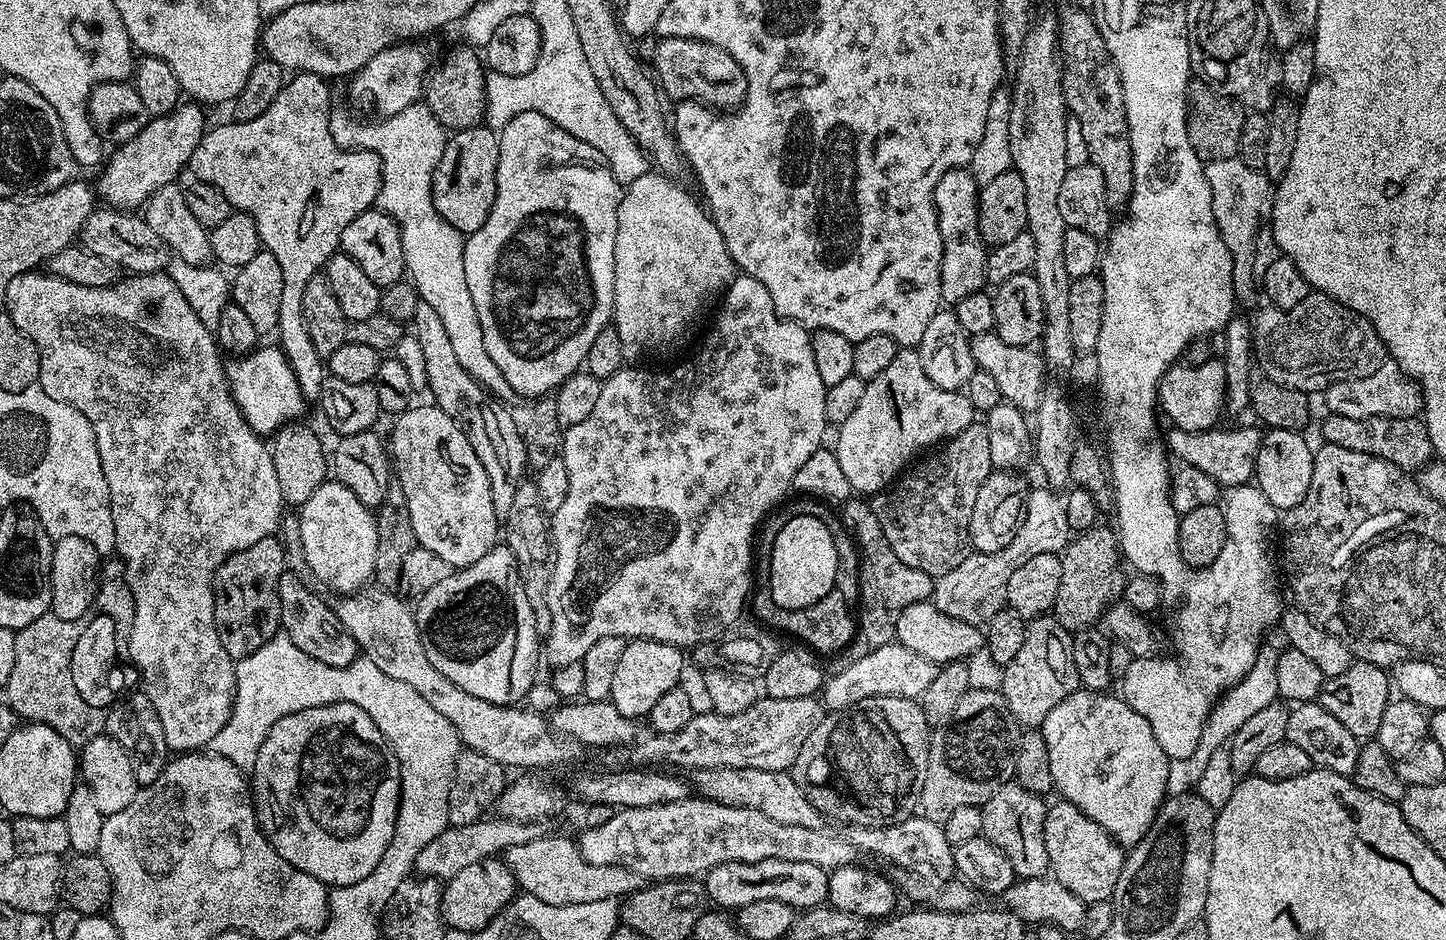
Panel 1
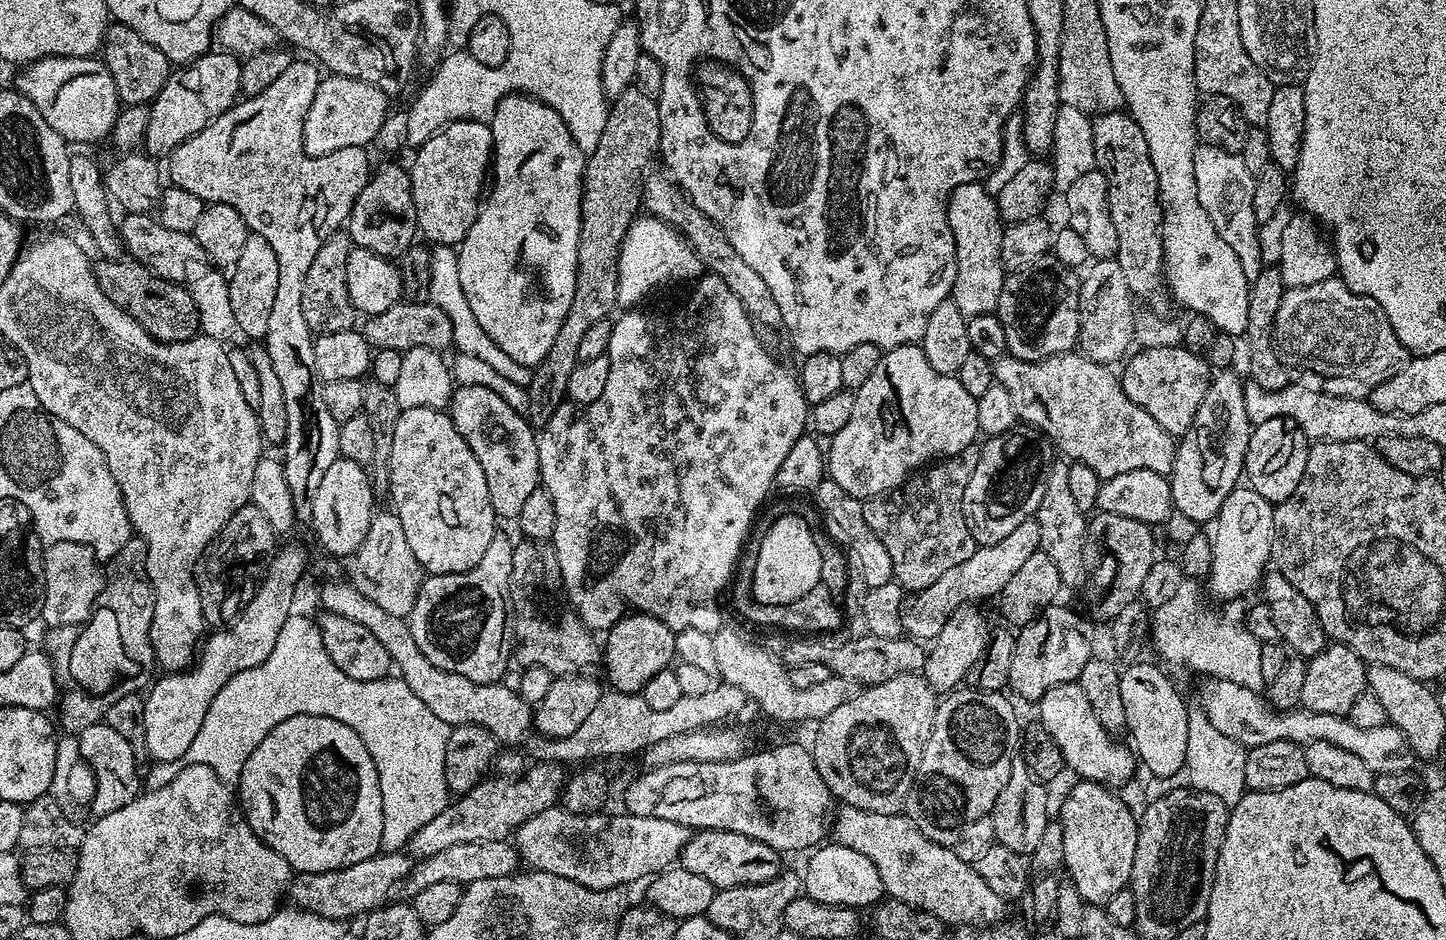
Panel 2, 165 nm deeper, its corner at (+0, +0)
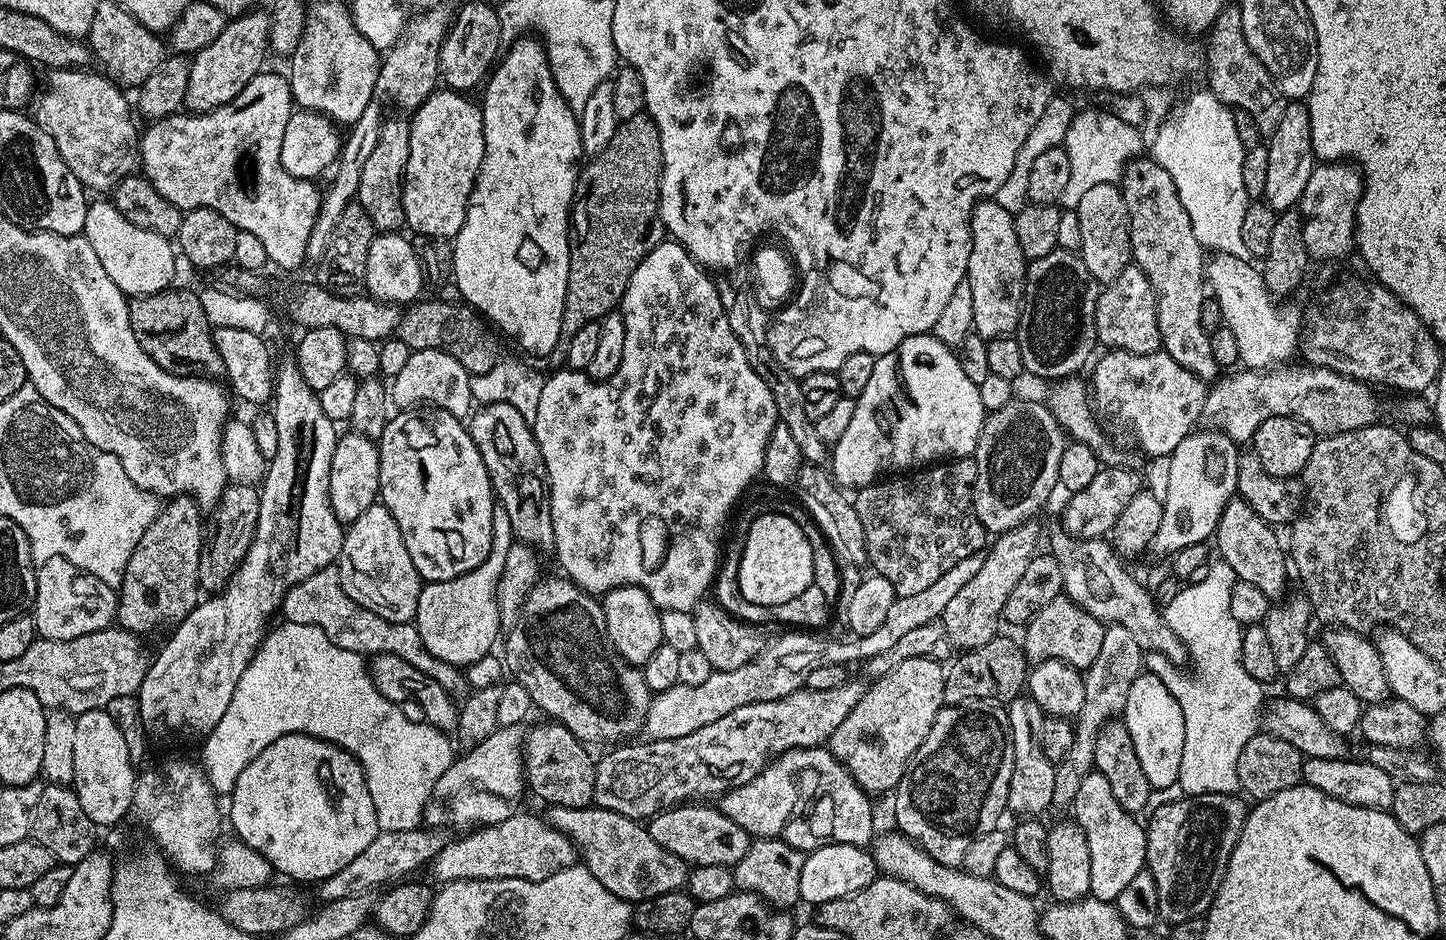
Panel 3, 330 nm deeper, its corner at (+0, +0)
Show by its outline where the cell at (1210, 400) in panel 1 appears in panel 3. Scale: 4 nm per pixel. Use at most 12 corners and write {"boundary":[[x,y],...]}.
{"boundary":[[1108,350],[1095,411],[1148,458],[1200,424],[1205,381],[1162,350]]}

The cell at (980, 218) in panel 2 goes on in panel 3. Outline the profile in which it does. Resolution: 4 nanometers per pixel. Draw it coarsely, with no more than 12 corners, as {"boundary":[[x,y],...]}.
{"boundary":[[976,203],[966,277],[975,335],[1020,327],[1029,261],[1013,213]]}

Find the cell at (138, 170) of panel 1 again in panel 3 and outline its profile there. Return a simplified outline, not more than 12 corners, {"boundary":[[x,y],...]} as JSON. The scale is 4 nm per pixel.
{"boundary":[[268,12],[229,19],[190,60],[184,108],[242,94],[269,55]]}

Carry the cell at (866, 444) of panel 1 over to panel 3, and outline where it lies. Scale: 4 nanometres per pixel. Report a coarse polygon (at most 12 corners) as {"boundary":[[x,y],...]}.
{"boundary":[[934,335],[876,357],[830,475],[975,453],[979,384]]}

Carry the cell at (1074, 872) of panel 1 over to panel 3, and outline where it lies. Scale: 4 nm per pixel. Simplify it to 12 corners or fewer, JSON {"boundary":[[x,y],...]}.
{"boundary":[[1086,774],[1071,807],[1090,896],[1115,902],[1146,868],[1145,825]]}

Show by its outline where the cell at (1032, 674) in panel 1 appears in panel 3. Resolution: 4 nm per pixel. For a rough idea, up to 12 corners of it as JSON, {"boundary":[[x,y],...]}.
{"boundary":[[1061,594],[1023,629],[1029,661],[1085,670],[1105,625]]}

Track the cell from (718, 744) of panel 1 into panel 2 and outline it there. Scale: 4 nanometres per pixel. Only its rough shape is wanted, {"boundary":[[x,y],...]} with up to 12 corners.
{"boundary":[[536,762],[485,779],[412,835],[427,858],[458,842],[508,840],[557,807],[565,769]]}

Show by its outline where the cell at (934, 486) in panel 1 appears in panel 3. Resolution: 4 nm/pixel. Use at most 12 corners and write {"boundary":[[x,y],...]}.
{"boundary":[[975,459],[855,493],[868,564],[919,594],[985,551]]}

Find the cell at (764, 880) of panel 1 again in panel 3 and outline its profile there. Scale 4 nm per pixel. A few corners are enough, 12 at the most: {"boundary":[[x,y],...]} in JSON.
{"boundary":[[685,802],[647,821],[690,866],[736,865],[750,837],[719,807]]}

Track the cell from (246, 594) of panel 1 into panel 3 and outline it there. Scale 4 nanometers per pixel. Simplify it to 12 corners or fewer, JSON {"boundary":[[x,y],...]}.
{"boundary":[[229,483],[201,550],[200,582],[223,589],[256,537],[260,493]]}

